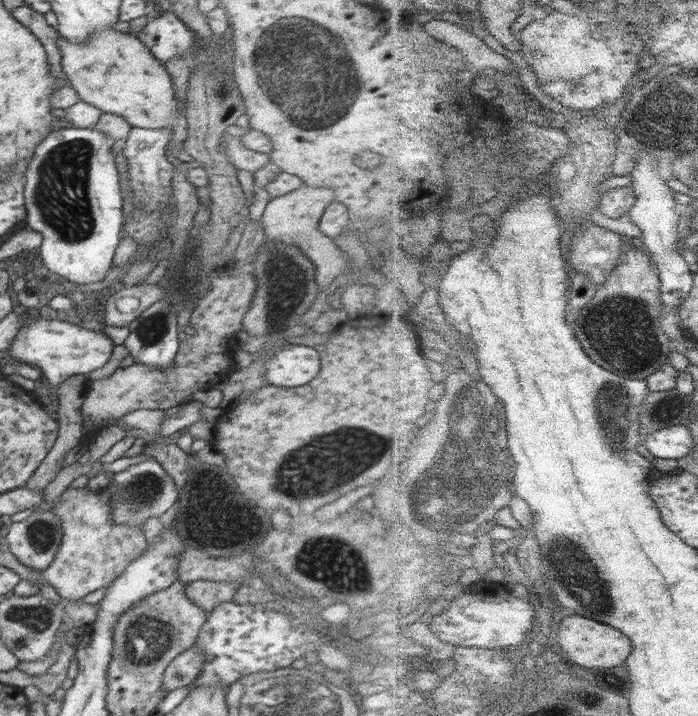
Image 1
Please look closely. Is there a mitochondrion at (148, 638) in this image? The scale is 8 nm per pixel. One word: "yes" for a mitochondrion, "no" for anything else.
yes

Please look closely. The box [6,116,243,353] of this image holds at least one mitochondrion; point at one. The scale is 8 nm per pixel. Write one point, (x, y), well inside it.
(60, 193)

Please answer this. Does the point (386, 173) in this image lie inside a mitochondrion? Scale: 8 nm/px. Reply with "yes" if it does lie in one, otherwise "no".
no

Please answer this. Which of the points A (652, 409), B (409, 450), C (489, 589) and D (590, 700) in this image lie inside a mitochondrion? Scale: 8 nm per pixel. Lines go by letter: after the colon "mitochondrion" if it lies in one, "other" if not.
A: mitochondrion
B: other
C: other
D: other

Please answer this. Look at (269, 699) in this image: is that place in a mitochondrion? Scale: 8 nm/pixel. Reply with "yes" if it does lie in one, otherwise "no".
yes

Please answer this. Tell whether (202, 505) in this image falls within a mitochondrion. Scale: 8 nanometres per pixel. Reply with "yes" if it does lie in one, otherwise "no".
no

